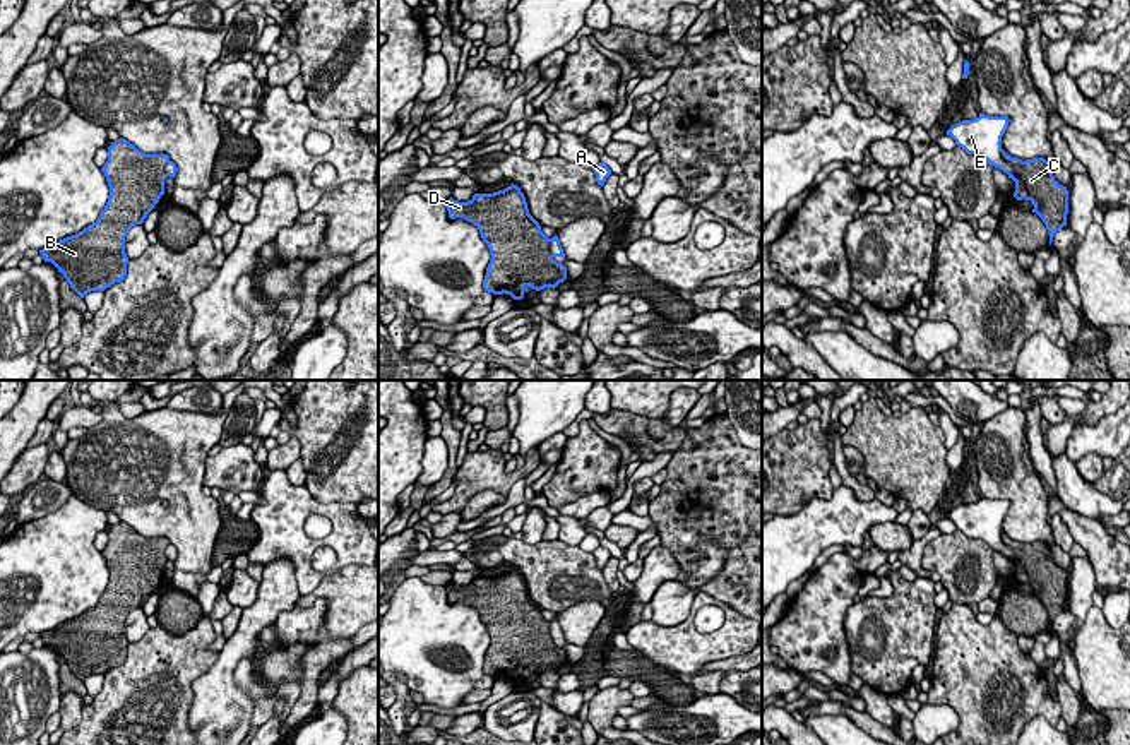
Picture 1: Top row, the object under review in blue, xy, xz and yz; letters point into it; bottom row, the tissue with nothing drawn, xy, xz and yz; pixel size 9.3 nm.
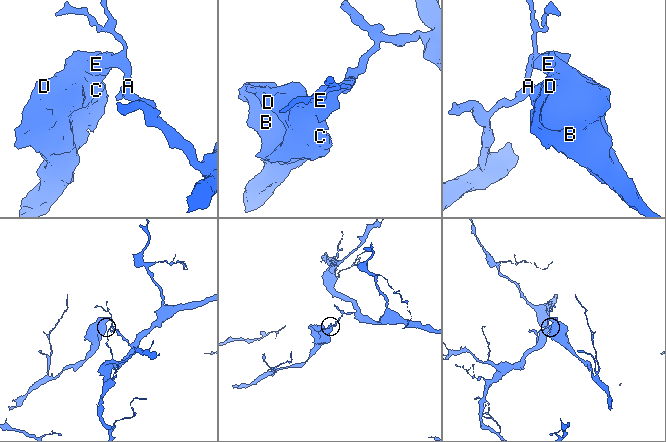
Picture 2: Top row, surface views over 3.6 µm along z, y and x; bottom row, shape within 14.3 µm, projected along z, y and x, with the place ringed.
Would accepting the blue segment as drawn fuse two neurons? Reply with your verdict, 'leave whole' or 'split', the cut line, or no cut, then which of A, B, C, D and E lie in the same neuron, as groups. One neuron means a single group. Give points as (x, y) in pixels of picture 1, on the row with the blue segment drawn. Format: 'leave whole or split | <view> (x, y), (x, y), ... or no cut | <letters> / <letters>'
split | yz (1000, 149), (1000, 154), (1014, 166), (1014, 175) | A E / B C D

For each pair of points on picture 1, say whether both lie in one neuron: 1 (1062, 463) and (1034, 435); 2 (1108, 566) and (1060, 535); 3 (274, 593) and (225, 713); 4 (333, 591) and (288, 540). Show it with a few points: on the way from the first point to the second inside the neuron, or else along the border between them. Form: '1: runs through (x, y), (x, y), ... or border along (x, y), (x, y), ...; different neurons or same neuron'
1: border along (1050, 459), (1058, 497); different neurons
2: border along (1055, 512), (1074, 540); different neurons
3: runs through (252, 622), (245, 639), (226, 661), (225, 684); same neuron
4: border along (360, 564), (329, 572), (300, 596); different neurons

